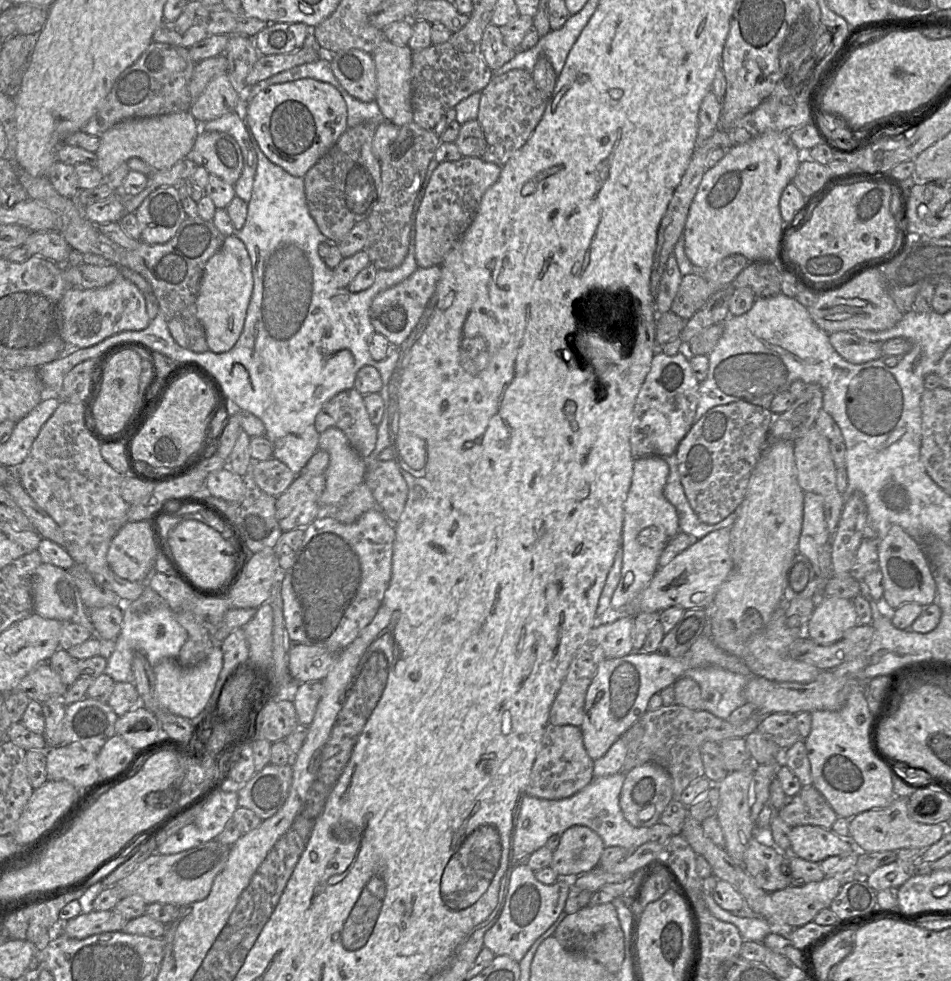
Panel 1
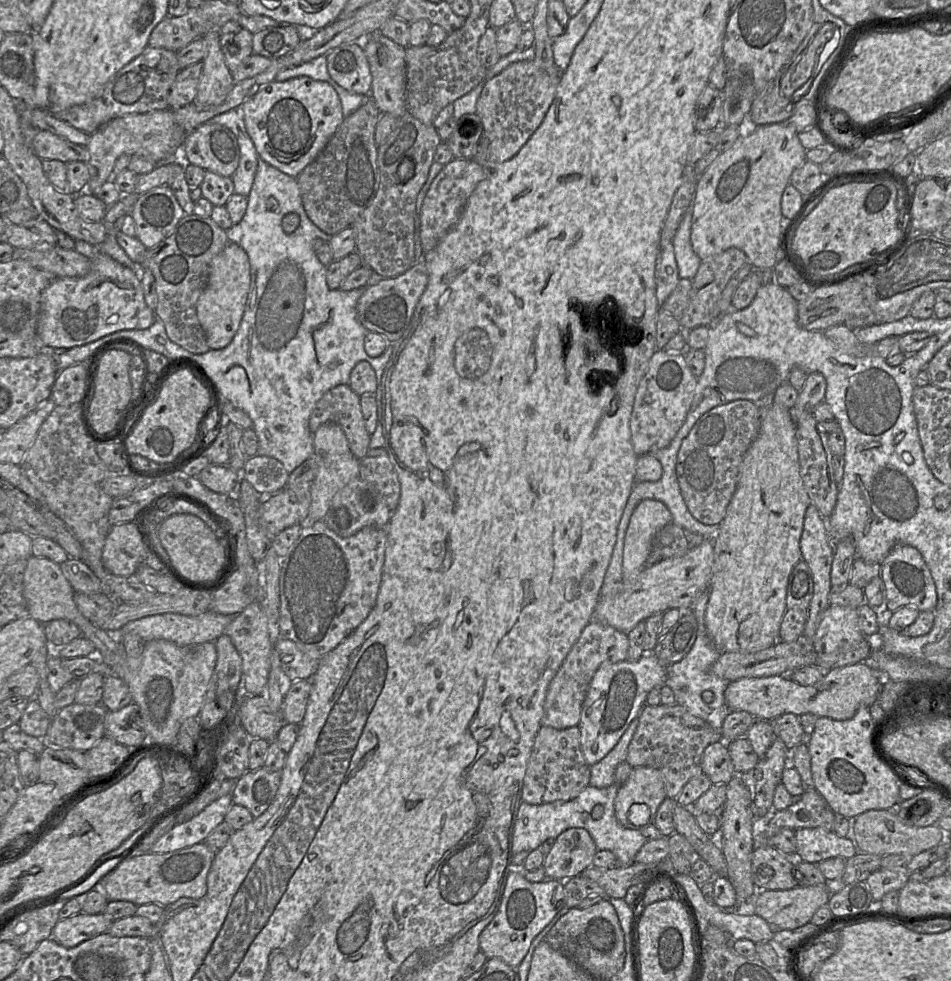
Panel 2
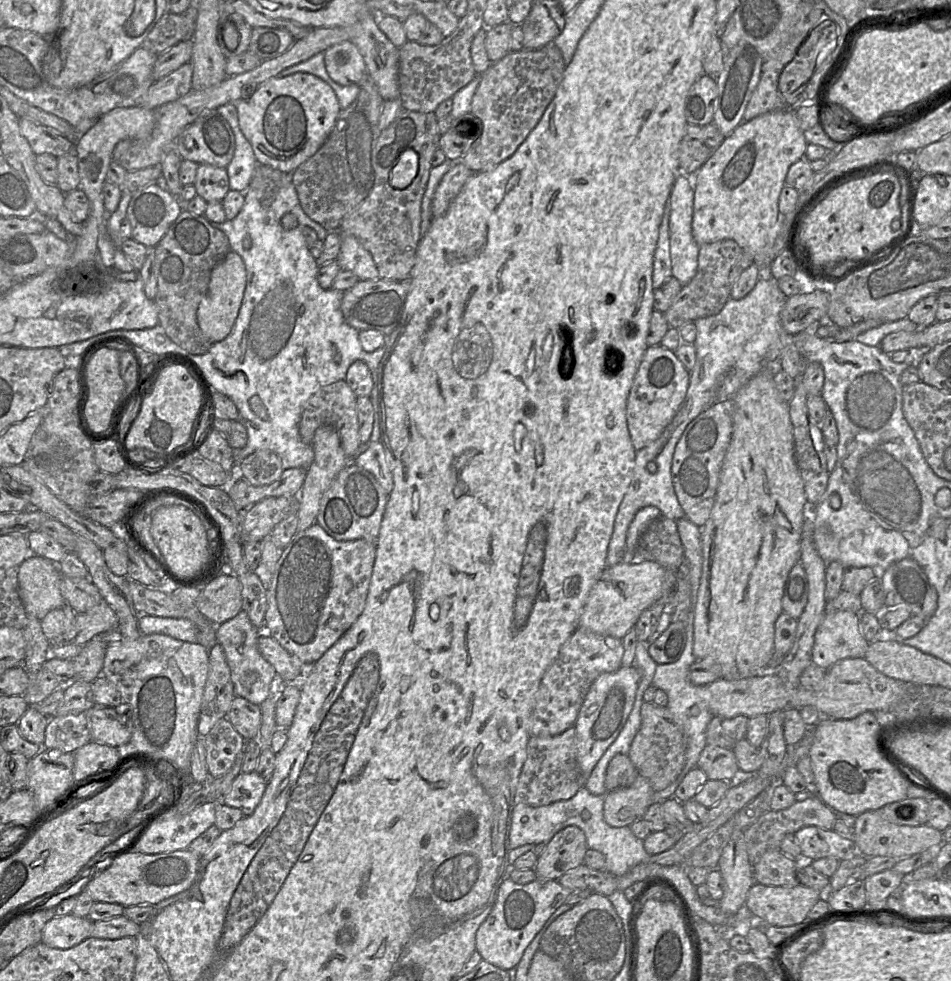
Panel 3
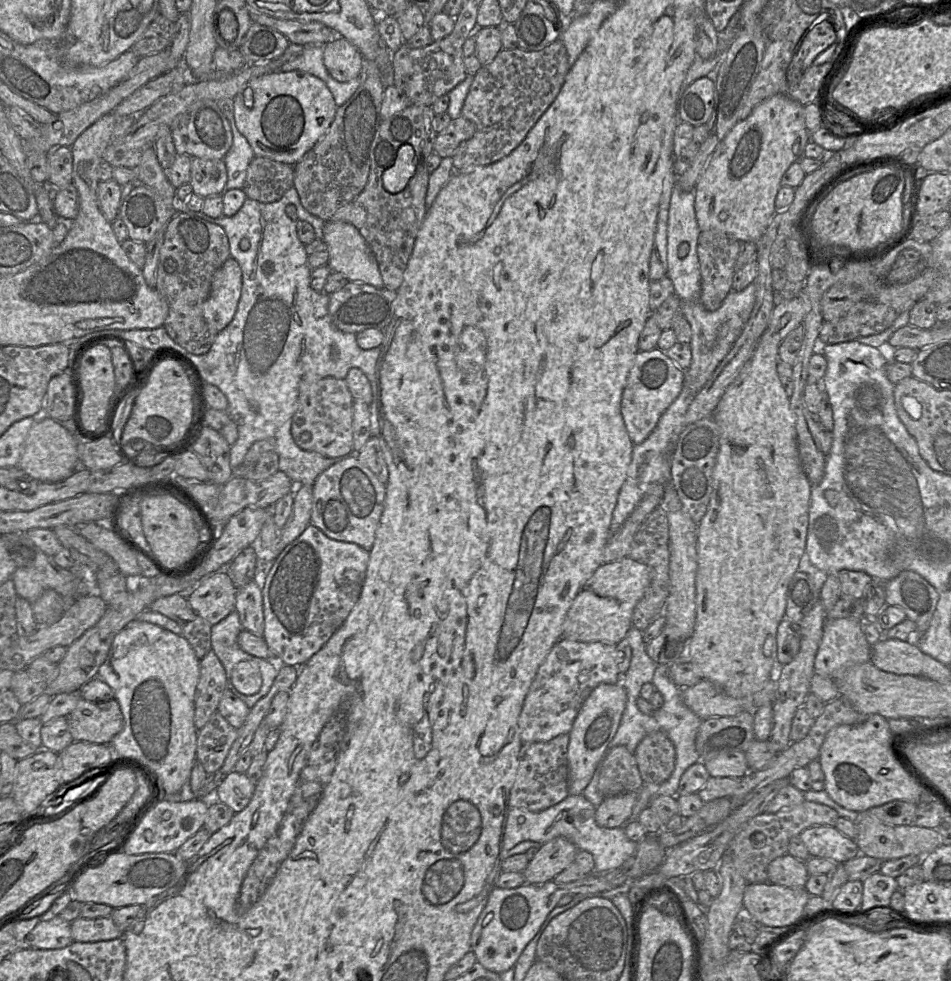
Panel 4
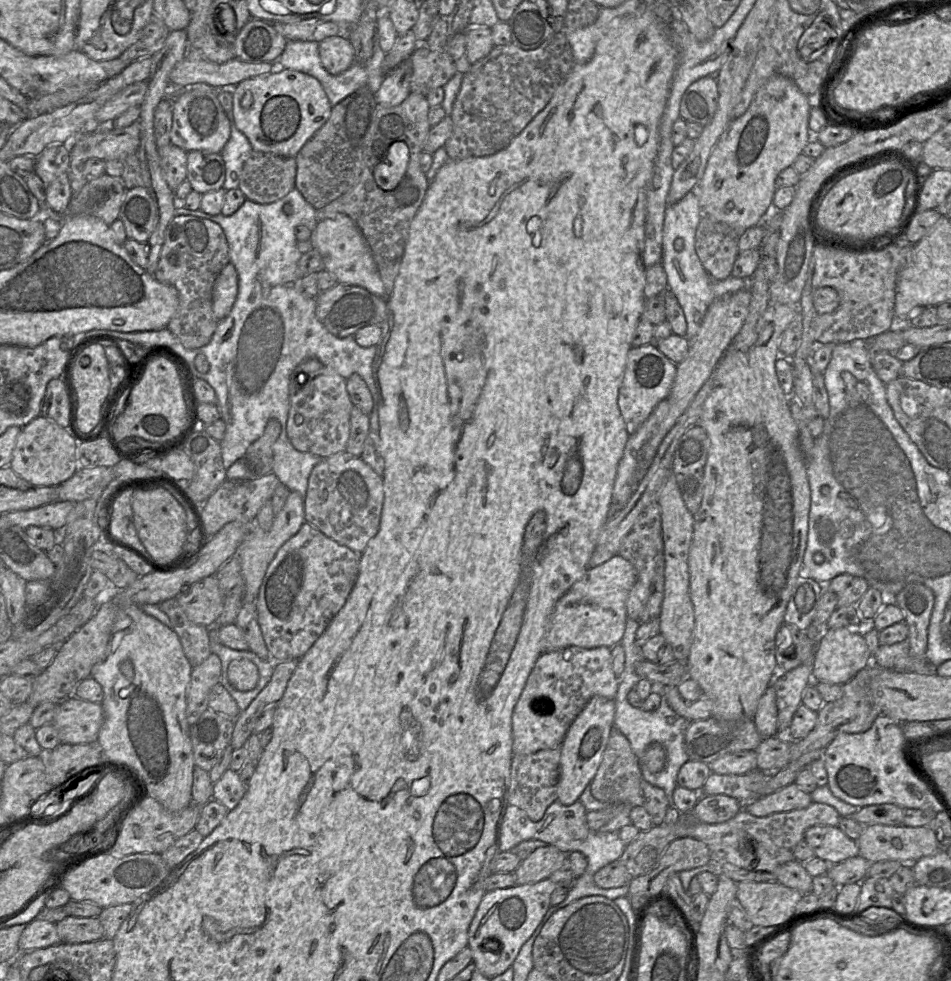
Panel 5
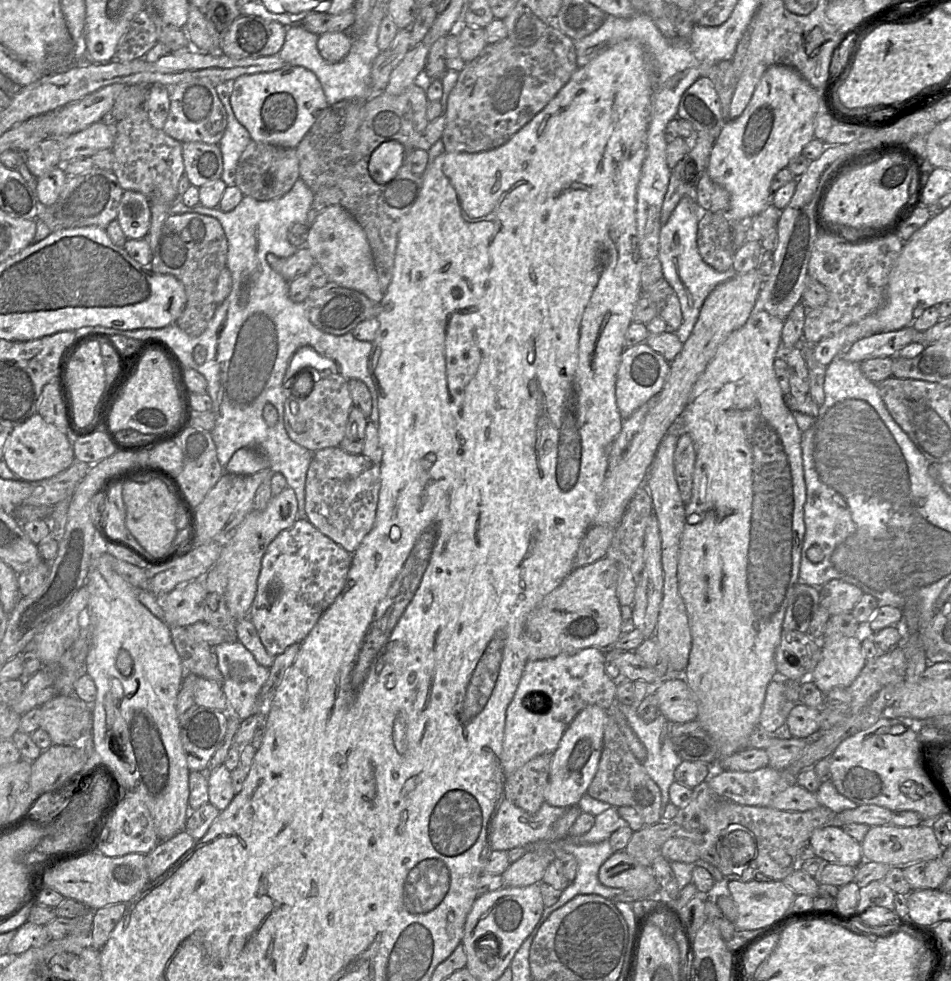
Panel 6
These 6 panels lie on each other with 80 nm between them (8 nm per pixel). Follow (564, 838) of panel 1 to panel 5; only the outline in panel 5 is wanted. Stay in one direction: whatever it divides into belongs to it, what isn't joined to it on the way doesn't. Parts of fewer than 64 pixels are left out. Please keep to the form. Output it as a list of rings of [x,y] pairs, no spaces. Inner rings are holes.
[[[553,845],[537,848],[513,872],[516,885],[535,884],[548,879],[562,866],[568,854]]]

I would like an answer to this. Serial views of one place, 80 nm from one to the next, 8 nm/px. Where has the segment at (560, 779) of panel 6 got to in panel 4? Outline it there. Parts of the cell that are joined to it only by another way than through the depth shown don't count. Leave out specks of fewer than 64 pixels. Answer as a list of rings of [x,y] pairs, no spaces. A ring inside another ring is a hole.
[[[621,682],[599,684],[584,701],[569,732],[567,751],[569,795],[582,794],[590,783],[596,767],[605,756],[606,748],[617,732],[626,702],[627,694]]]

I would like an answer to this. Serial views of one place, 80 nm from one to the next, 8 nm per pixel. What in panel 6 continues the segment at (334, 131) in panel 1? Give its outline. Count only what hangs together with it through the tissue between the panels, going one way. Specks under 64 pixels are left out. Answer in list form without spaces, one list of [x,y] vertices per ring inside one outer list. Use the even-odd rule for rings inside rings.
[[[284,65],[270,71],[241,75],[231,83],[230,105],[235,118],[249,132],[252,140],[284,148],[296,148],[310,129],[320,111],[328,106],[316,75],[302,67]]]

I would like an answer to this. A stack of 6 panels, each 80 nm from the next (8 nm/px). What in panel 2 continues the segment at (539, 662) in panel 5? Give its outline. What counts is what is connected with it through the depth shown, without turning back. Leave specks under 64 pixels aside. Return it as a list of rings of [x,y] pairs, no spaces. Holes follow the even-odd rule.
[[[591,620],[583,629],[580,637],[572,646],[549,683],[540,725],[549,726],[557,730],[577,726],[580,721],[581,708],[593,675],[604,663],[617,663],[627,660],[628,648],[629,641],[626,633]]]

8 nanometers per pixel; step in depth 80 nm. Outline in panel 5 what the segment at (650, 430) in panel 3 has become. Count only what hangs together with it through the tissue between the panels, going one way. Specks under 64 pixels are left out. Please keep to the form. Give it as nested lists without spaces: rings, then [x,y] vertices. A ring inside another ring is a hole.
[[[655,343],[632,347],[629,350],[618,394],[618,406],[628,434],[636,432],[655,407],[669,395],[676,371],[677,365],[663,354]]]

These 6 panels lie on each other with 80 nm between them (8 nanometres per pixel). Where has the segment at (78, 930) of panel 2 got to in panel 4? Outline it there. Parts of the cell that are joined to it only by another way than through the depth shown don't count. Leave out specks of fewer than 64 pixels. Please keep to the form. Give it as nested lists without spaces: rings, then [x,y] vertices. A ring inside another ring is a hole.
[[[54,915],[42,917],[28,935],[28,946],[36,949],[61,949],[72,942],[70,923]]]

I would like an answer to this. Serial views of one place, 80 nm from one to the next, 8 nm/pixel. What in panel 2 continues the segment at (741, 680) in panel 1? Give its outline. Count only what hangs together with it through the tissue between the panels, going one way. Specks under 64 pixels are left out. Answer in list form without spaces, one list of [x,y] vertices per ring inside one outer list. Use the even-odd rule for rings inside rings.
[[[708,592],[702,593],[692,607],[697,621],[697,636],[689,652],[678,662],[667,665],[667,673],[664,684],[671,688],[674,693],[675,703],[683,706],[689,713],[709,723],[714,729],[721,729],[725,717],[731,712],[725,703],[724,691],[730,681],[722,679],[711,672],[711,666],[720,656],[720,652],[712,644],[705,625],[705,611],[708,602]],[[706,690],[713,692],[714,698],[706,702],[702,693]]]

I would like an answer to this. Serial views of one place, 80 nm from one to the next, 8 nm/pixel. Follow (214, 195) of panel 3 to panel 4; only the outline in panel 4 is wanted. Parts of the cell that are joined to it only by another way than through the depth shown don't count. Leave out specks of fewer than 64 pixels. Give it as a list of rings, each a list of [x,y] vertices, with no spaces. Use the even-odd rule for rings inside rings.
[[[191,157],[190,182],[193,192],[202,198],[223,194],[227,183],[224,160]]]

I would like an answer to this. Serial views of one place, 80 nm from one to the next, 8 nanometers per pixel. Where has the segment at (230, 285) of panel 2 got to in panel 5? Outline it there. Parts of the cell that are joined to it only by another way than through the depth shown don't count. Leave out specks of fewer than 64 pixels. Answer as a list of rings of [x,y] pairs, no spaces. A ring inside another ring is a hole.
[[[229,262],[217,276],[212,296],[212,310],[218,321],[224,319],[231,311],[238,294],[238,274]]]

